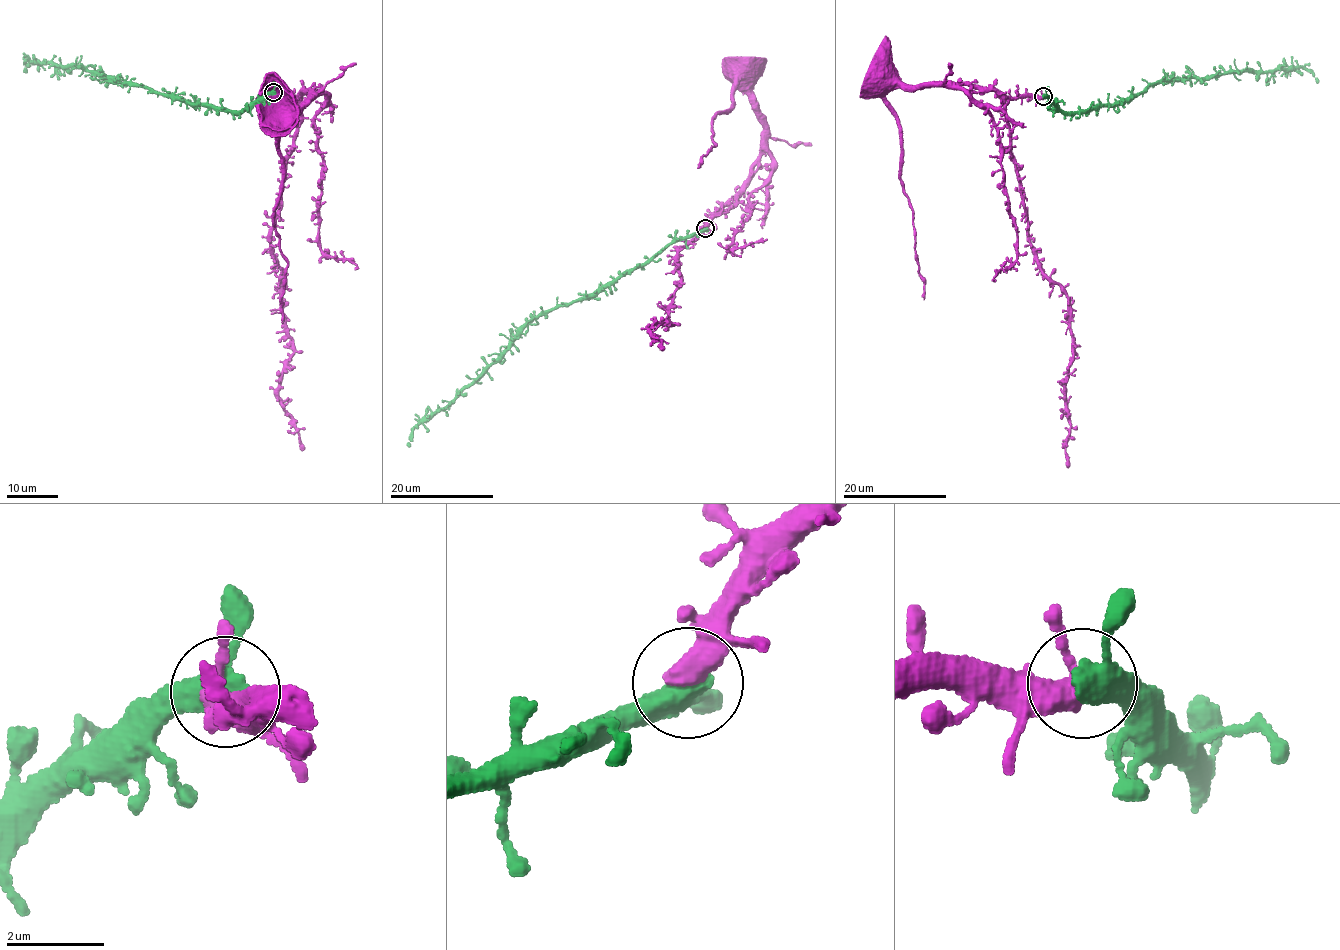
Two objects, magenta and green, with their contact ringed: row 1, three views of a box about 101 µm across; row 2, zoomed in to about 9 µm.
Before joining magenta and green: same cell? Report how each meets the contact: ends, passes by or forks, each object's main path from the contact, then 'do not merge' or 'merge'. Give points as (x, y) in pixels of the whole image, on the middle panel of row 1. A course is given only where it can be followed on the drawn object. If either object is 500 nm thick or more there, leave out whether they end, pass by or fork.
magenta passes by; green passes by; course magenta (705, 227), (736, 198), (677, 252), (681, 279), (668, 311), (671, 324), (648, 330), (663, 348); course green (705, 229), (672, 240), (644, 264), (625, 270), (592, 294), (542, 310), (478, 377), (418, 426), (409, 446); merge

